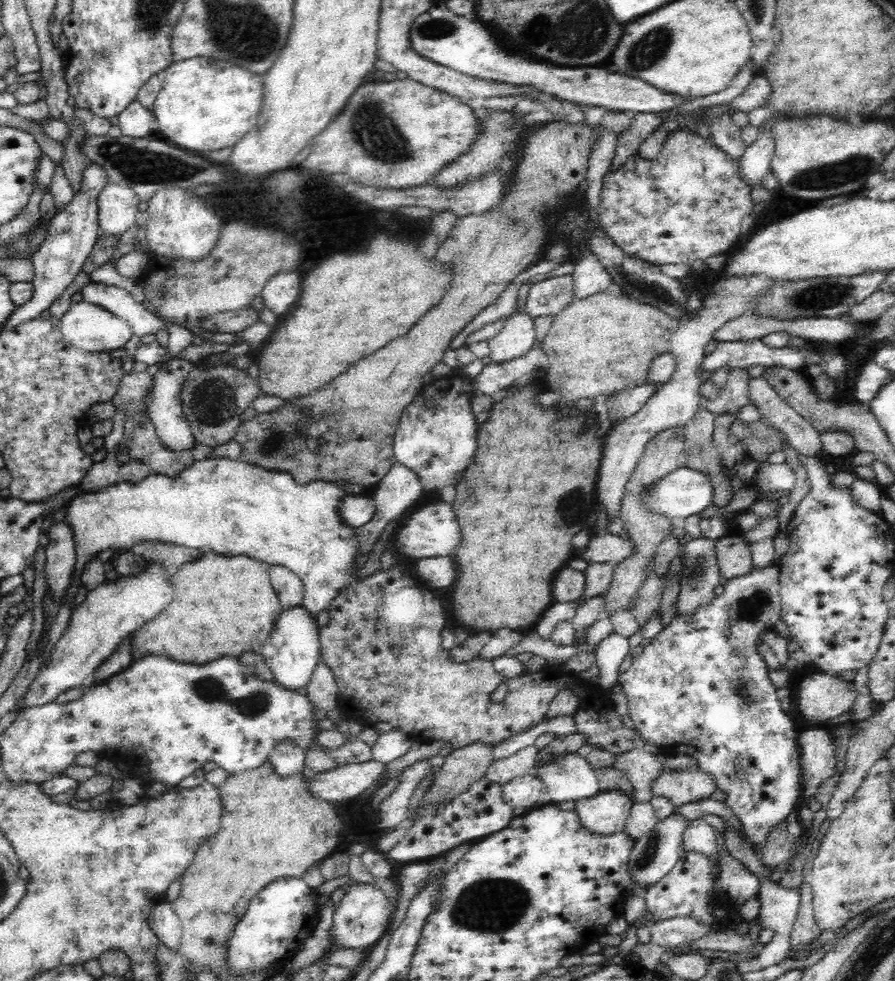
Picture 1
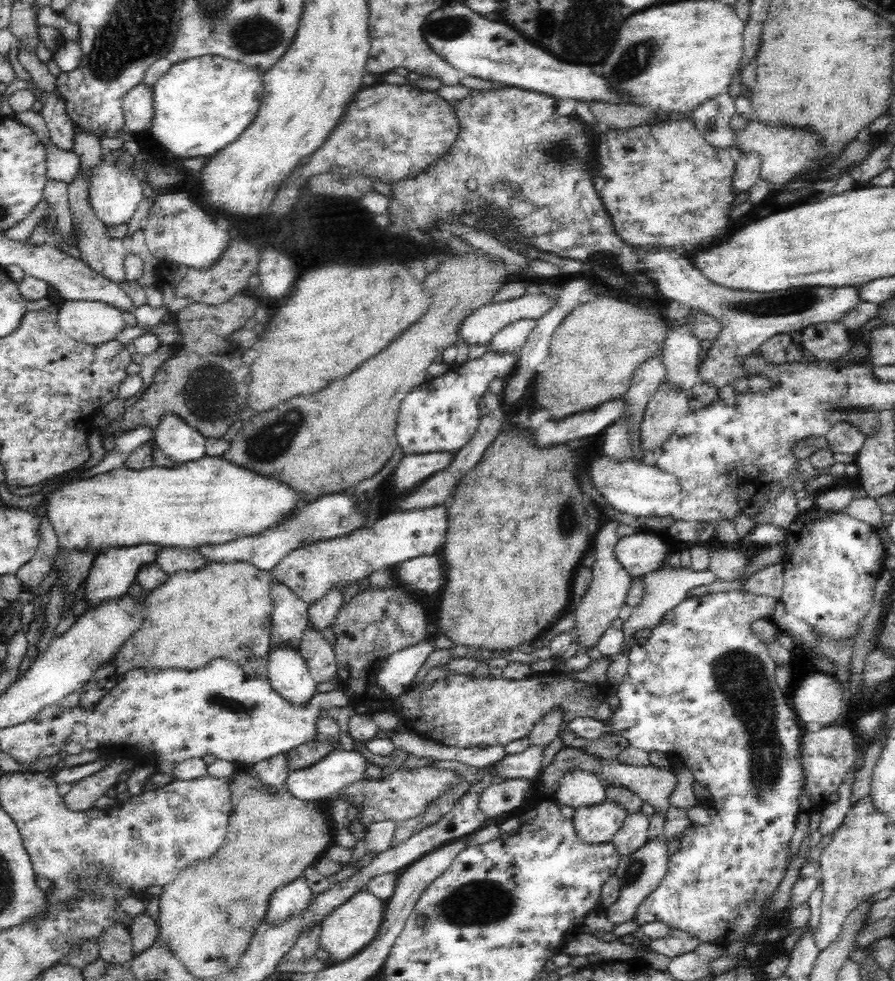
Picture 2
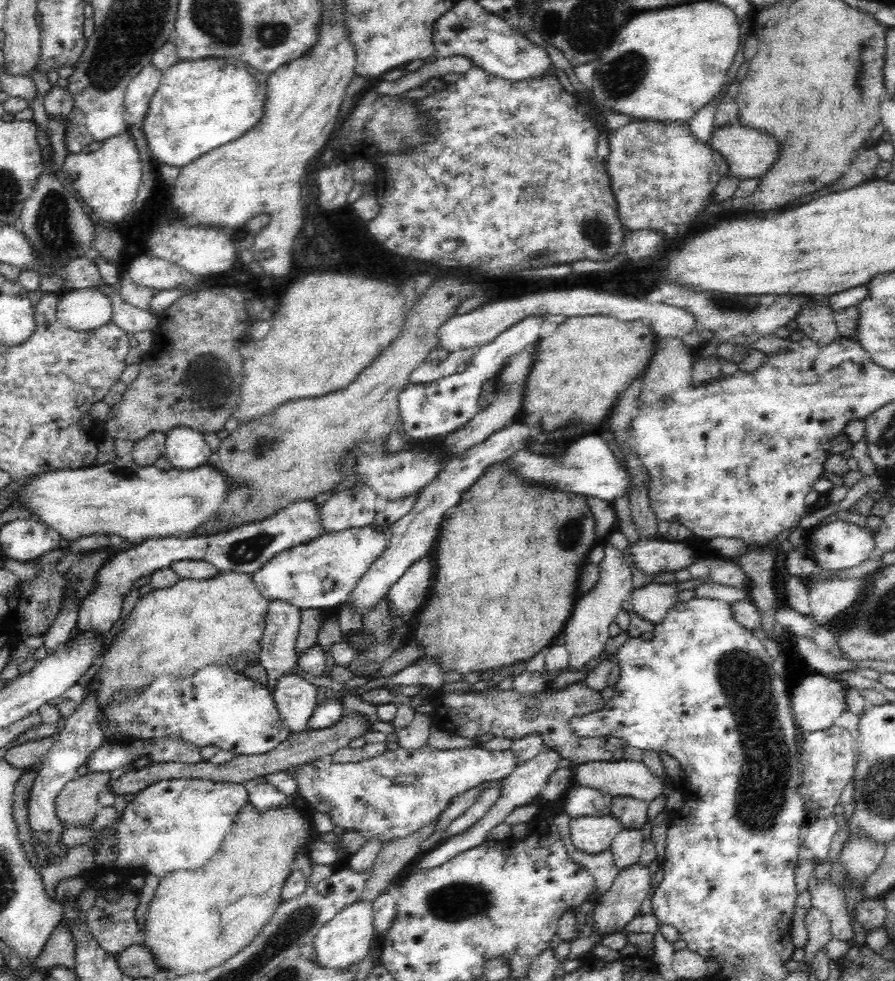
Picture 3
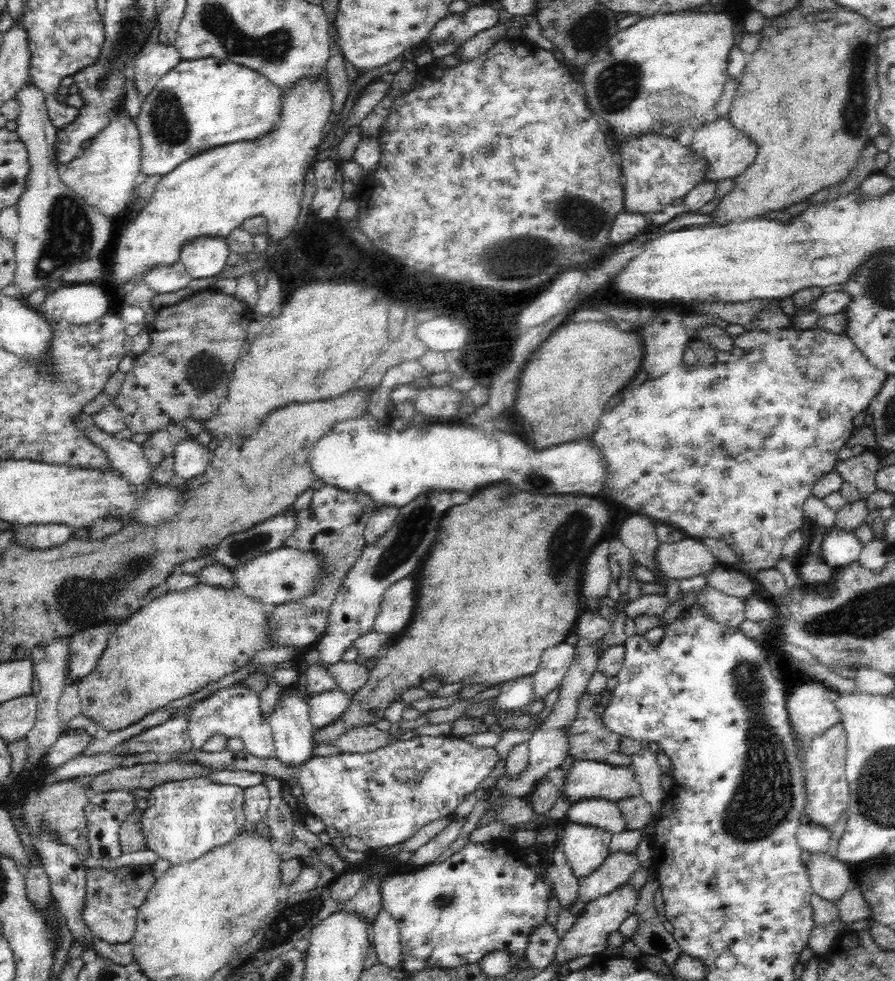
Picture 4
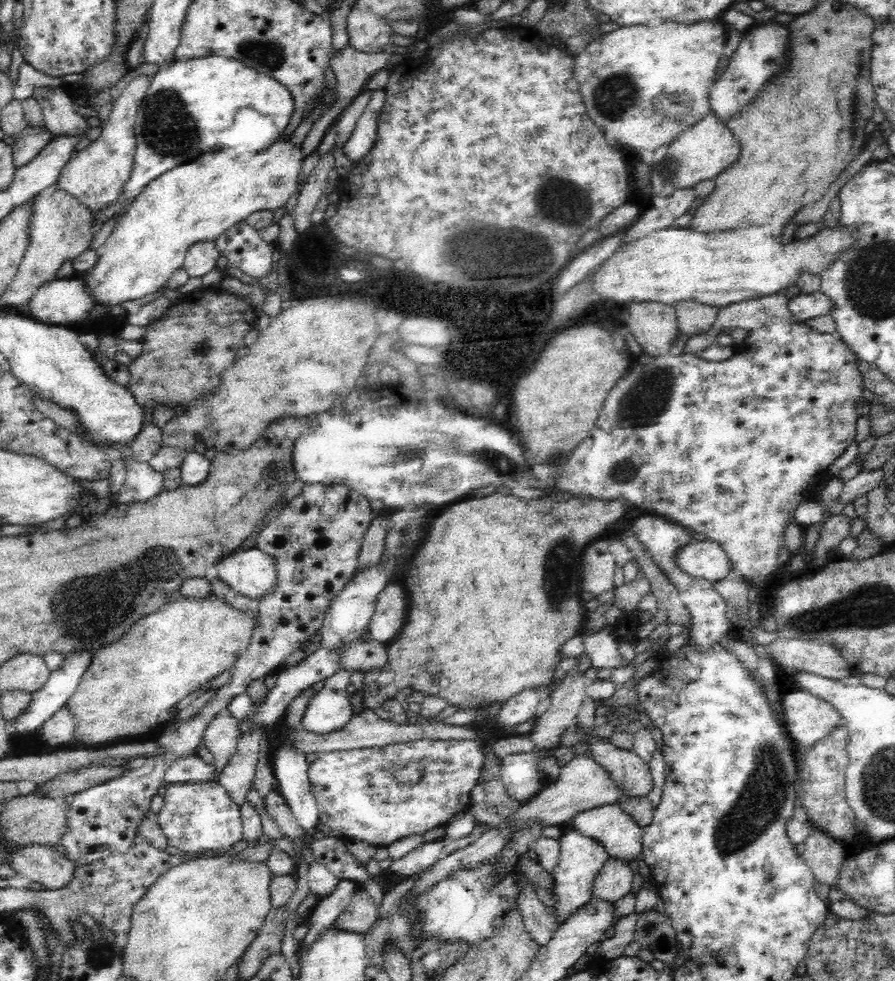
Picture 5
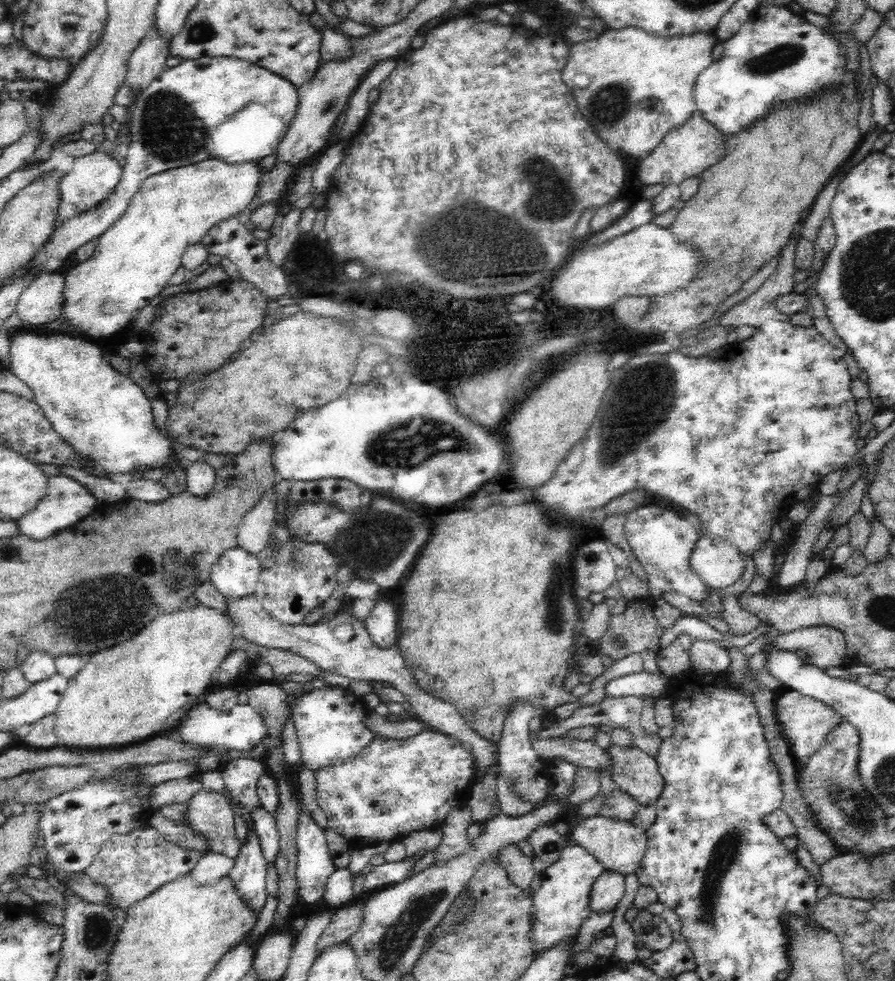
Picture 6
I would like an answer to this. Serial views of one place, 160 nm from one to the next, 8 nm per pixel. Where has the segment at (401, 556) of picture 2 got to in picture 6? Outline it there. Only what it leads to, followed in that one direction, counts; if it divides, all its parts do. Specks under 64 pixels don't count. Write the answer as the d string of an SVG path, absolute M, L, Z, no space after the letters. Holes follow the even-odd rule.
M231 548L212 565L210 582L226 599L254 595L260 579L260 559L240 548Z

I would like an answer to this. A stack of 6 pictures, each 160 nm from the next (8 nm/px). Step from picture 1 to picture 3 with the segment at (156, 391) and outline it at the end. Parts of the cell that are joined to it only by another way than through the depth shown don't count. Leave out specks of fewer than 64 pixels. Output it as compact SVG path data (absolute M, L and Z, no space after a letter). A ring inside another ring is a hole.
M172 428L165 434L164 454L177 469L198 468L213 453L204 434L190 428Z

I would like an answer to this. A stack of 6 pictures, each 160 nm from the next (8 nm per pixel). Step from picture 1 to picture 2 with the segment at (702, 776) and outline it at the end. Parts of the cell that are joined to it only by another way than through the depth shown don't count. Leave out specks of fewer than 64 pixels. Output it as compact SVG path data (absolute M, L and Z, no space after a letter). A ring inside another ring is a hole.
M616 761L604 762L600 771L594 774L601 779L604 787L624 786L664 816L671 806L670 796L678 784L672 766L630 766Z

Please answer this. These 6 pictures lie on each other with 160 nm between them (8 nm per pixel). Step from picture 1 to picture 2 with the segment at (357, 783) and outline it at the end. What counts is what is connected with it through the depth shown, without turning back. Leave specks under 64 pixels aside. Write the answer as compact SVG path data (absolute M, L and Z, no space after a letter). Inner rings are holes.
M336 750L317 764L310 765L309 768L294 770L285 783L288 791L298 800L304 801L325 801L333 797L338 797L352 783L363 780L364 774L369 767L369 762L359 752L353 750Z

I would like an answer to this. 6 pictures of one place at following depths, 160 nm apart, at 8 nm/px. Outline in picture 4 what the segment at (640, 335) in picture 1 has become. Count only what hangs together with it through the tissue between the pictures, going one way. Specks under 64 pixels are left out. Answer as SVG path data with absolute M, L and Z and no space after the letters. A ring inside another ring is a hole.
M570 322L550 333L518 378L514 406L532 426L534 448L542 450L593 434L608 400L642 370L643 355L636 328L622 332L612 322Z

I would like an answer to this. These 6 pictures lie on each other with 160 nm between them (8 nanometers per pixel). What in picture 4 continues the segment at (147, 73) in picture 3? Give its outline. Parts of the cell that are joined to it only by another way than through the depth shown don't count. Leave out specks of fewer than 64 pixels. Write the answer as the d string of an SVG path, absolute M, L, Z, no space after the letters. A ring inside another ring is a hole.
M159 42L138 55L131 67L131 77L139 96L148 96L160 78L181 61L180 53L174 44Z

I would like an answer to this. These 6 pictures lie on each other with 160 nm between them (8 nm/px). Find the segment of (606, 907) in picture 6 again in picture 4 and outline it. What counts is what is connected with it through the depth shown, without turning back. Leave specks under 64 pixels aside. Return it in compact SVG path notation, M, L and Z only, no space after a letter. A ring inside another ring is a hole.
M610 853L592 874L579 879L579 900L590 903L608 896L626 884L638 867L638 858L634 853Z

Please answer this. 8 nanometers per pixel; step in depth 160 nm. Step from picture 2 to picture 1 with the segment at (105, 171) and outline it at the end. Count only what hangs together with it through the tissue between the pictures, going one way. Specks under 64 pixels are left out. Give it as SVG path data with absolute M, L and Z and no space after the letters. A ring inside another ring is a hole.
M106 182L106 185L100 191L98 196L98 236L114 236L120 237L126 230L130 230L135 223L136 214L138 214L138 203L140 198L126 184L114 184Z

